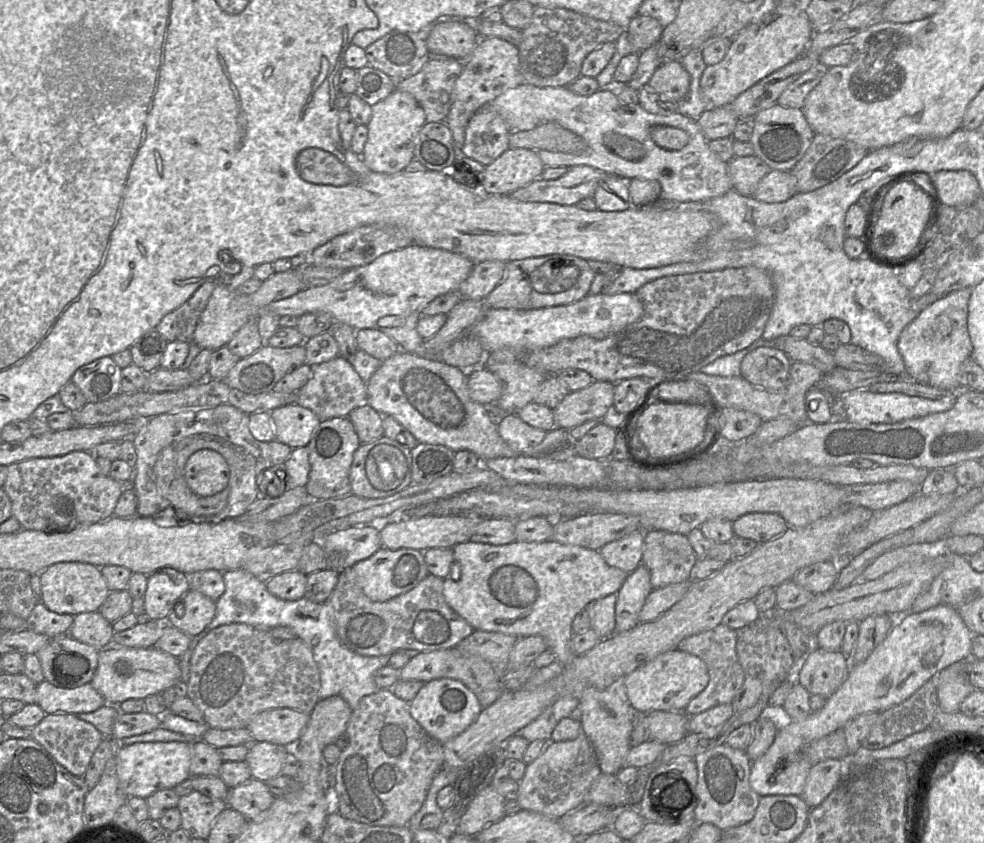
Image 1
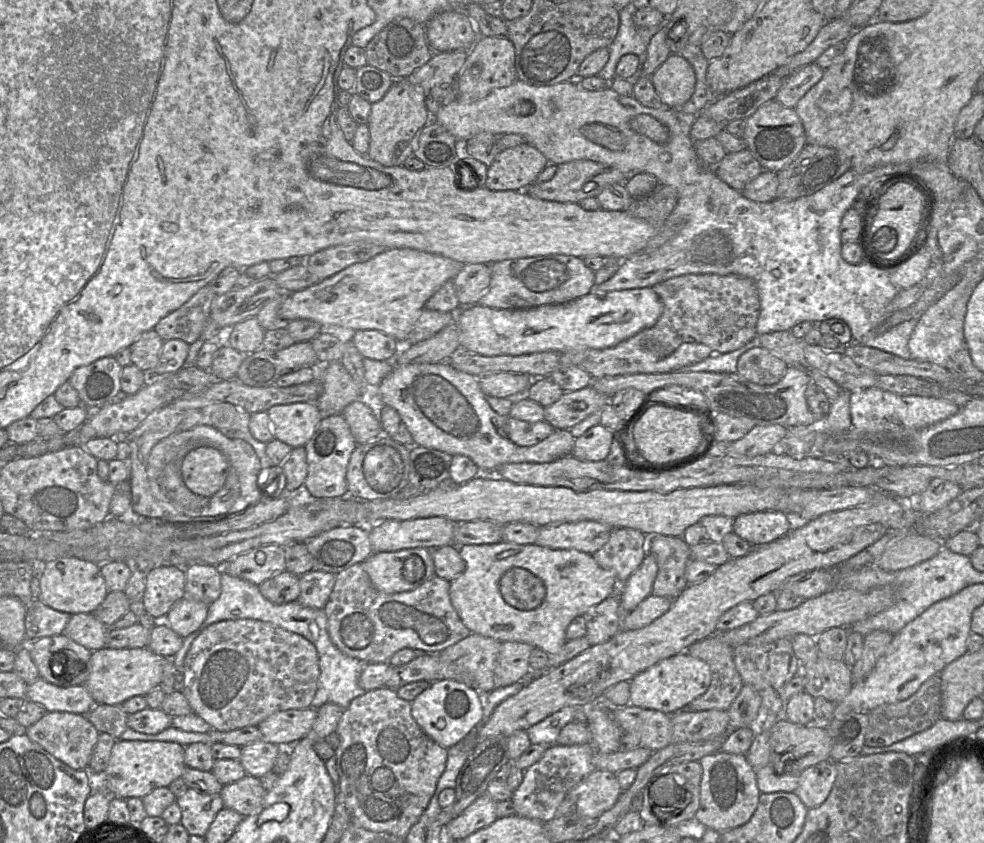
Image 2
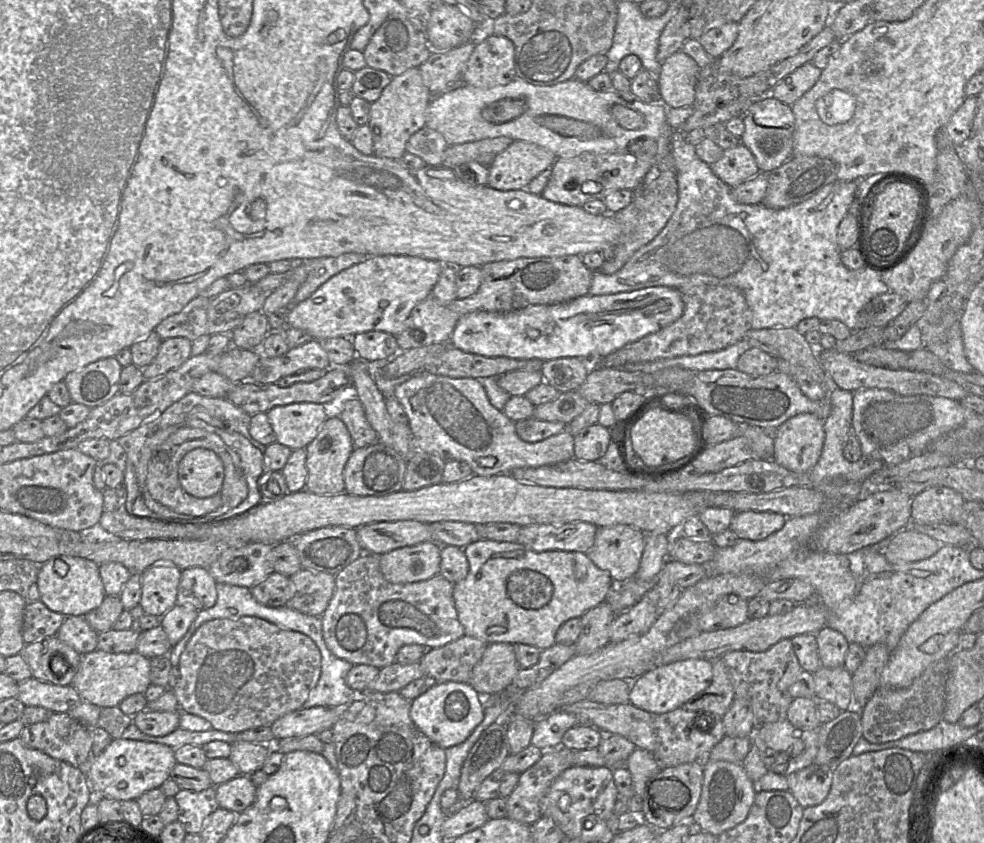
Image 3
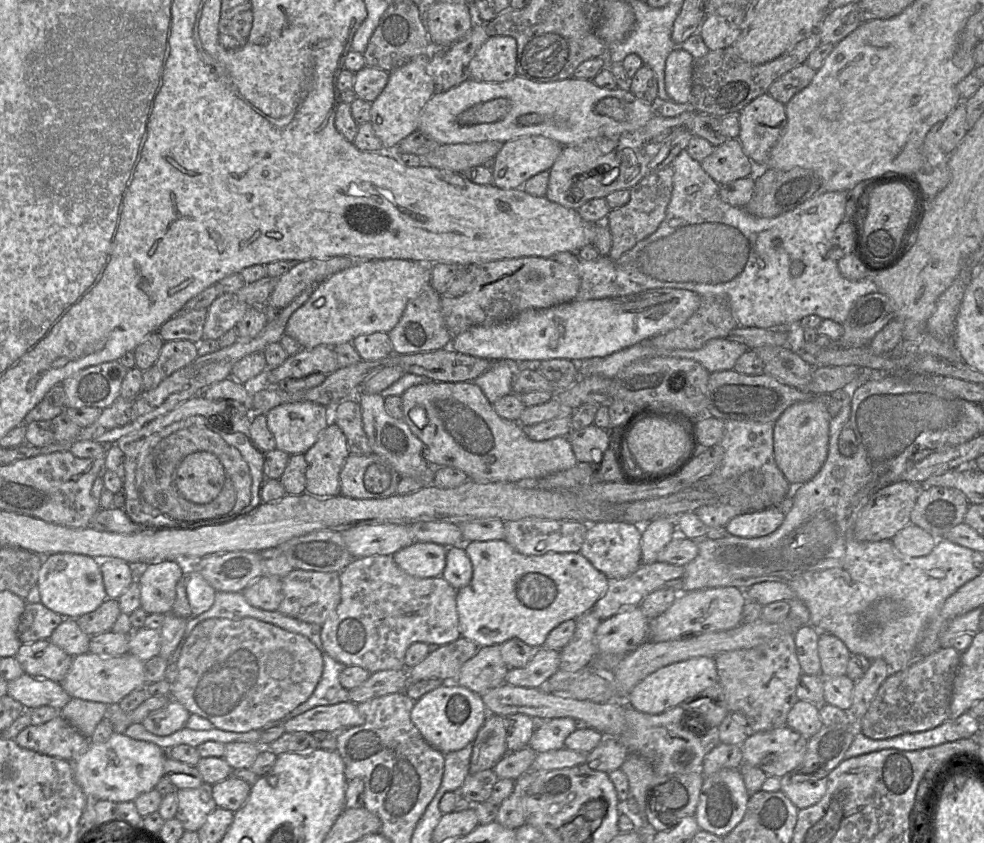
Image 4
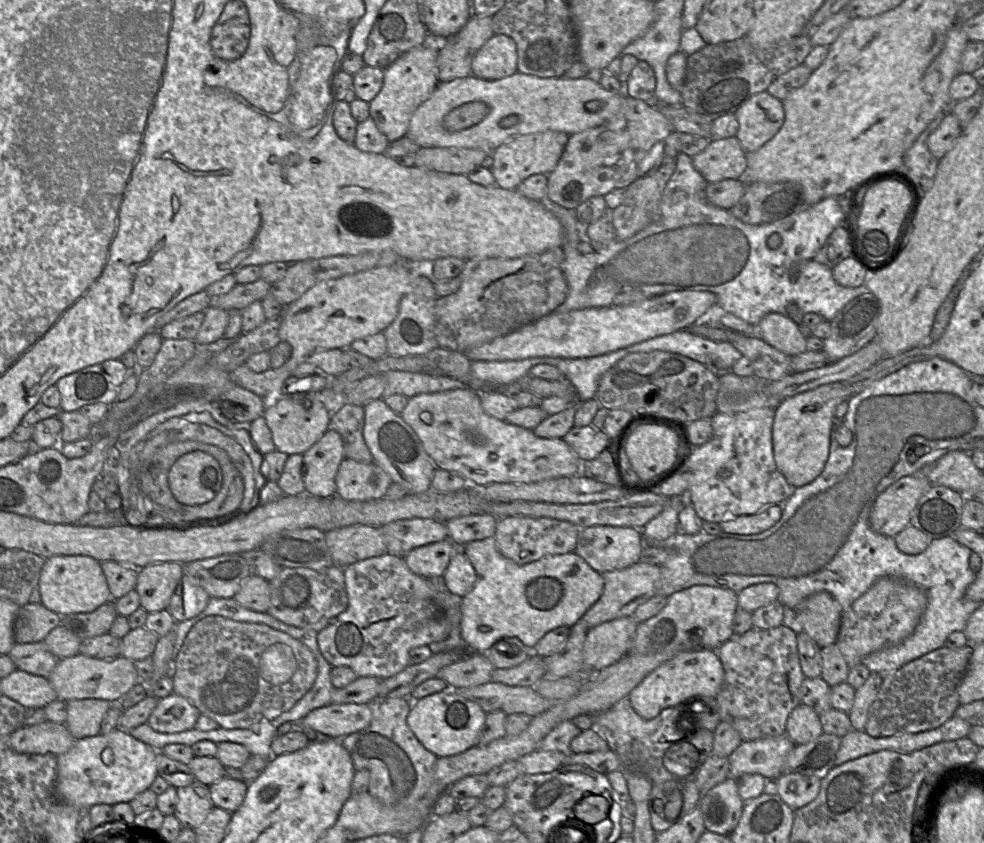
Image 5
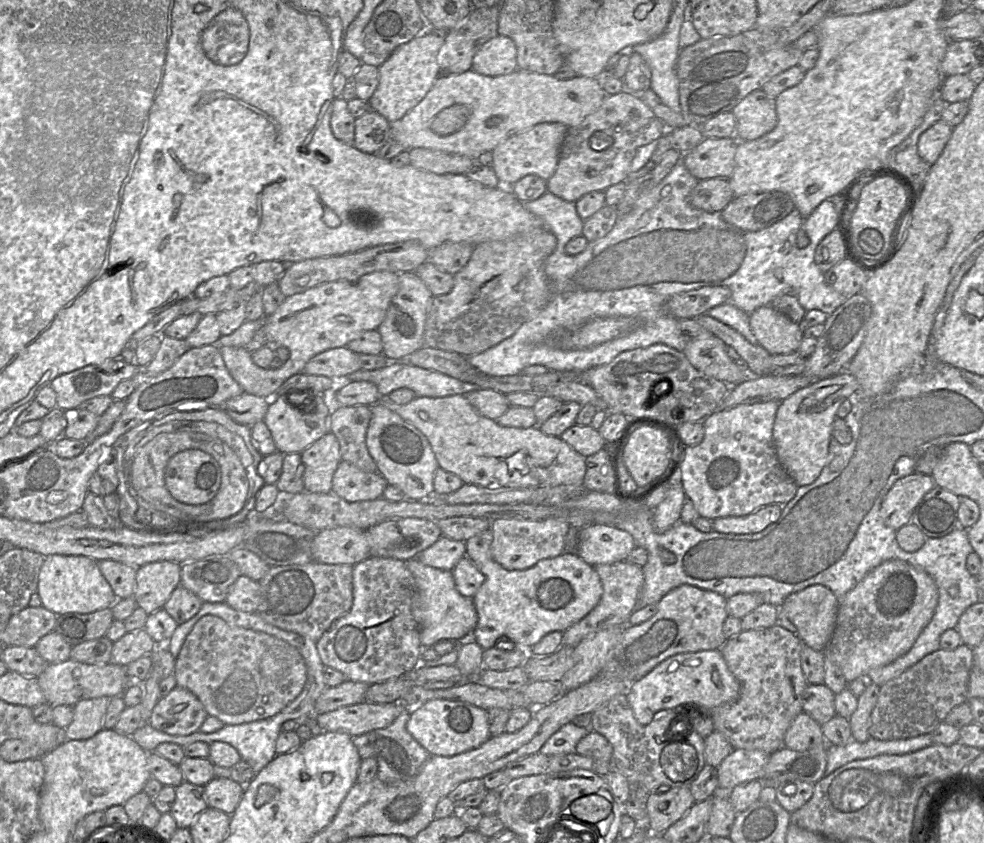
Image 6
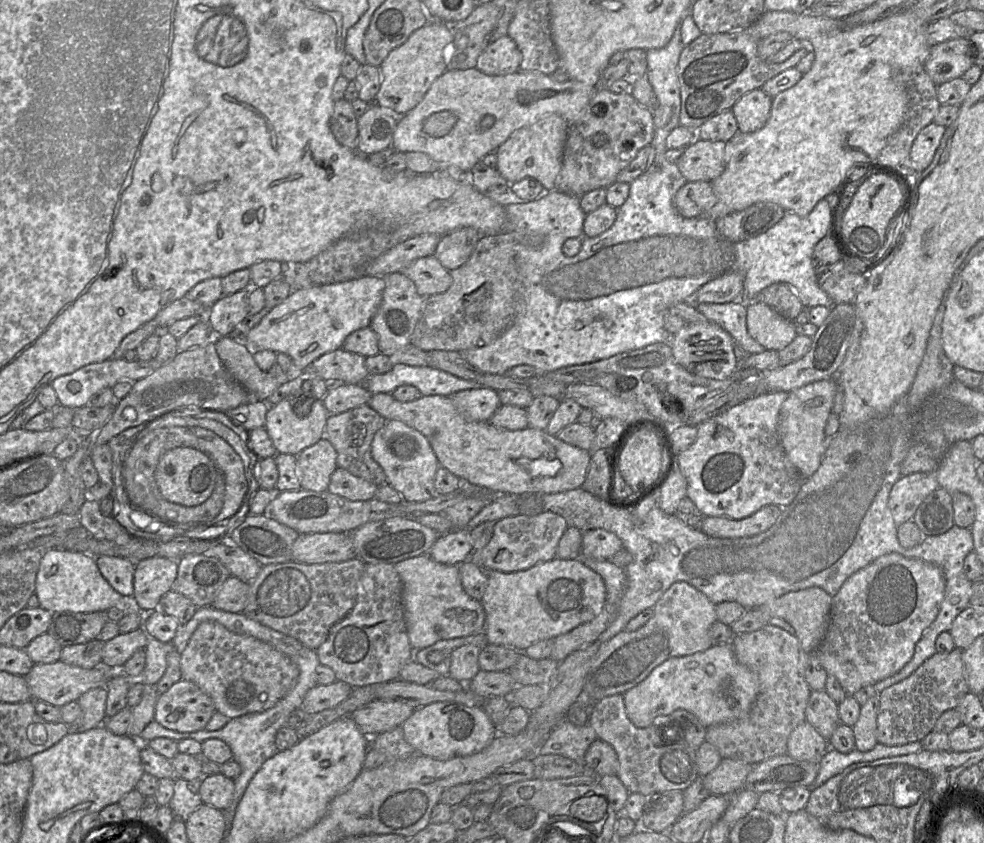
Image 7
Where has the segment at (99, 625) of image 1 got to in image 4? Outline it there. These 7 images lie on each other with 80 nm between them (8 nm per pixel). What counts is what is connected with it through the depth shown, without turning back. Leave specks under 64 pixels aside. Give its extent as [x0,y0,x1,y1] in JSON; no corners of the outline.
[49,618,90,657]

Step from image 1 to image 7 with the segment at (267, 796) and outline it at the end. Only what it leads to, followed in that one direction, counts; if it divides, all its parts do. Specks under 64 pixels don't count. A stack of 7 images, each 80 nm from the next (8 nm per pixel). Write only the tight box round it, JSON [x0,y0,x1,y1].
[199,773,234,811]

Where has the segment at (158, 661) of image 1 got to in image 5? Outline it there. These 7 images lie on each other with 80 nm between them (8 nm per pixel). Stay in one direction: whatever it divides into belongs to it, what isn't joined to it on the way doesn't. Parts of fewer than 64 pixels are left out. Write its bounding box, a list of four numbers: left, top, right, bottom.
[48,653,139,703]

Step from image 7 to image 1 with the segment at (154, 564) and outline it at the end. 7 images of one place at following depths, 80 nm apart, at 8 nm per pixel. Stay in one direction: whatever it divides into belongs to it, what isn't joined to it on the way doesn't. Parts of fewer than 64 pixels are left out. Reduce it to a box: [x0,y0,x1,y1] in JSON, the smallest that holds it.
[143,568,189,622]

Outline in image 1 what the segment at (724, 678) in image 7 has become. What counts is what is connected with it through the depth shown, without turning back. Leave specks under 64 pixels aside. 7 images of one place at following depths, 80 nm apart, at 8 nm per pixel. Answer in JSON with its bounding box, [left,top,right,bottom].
[622,649,709,713]

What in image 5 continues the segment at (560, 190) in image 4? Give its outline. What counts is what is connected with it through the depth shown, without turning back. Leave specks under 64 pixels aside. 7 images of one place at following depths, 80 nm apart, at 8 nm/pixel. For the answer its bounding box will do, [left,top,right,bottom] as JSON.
[547,95,673,210]

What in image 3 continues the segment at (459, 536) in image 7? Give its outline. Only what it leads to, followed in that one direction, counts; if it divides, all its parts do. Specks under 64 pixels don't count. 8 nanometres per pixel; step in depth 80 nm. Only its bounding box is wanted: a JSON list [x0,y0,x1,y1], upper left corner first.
[379,541,441,584]

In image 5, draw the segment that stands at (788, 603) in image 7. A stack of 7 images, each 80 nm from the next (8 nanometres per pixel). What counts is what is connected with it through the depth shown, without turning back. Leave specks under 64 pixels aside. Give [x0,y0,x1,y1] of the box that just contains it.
[797,592,842,648]

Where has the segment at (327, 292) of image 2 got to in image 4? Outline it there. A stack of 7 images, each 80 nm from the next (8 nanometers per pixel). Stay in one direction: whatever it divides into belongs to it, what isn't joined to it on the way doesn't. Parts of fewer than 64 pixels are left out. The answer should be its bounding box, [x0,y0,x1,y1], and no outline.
[285,259,431,349]

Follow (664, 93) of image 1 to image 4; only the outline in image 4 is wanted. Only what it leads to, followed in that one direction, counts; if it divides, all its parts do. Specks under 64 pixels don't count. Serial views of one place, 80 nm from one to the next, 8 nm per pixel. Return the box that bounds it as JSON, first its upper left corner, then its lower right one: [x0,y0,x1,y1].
[665,47,694,103]

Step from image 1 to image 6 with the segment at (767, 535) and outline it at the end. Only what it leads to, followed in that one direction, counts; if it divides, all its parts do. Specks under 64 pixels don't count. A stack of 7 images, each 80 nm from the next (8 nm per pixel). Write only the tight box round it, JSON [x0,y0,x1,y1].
[712,504,784,534]

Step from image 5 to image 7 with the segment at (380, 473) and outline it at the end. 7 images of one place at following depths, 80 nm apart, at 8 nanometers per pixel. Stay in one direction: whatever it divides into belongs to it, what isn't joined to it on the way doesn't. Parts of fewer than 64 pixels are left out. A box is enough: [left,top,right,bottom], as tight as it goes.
[327,467,377,501]

